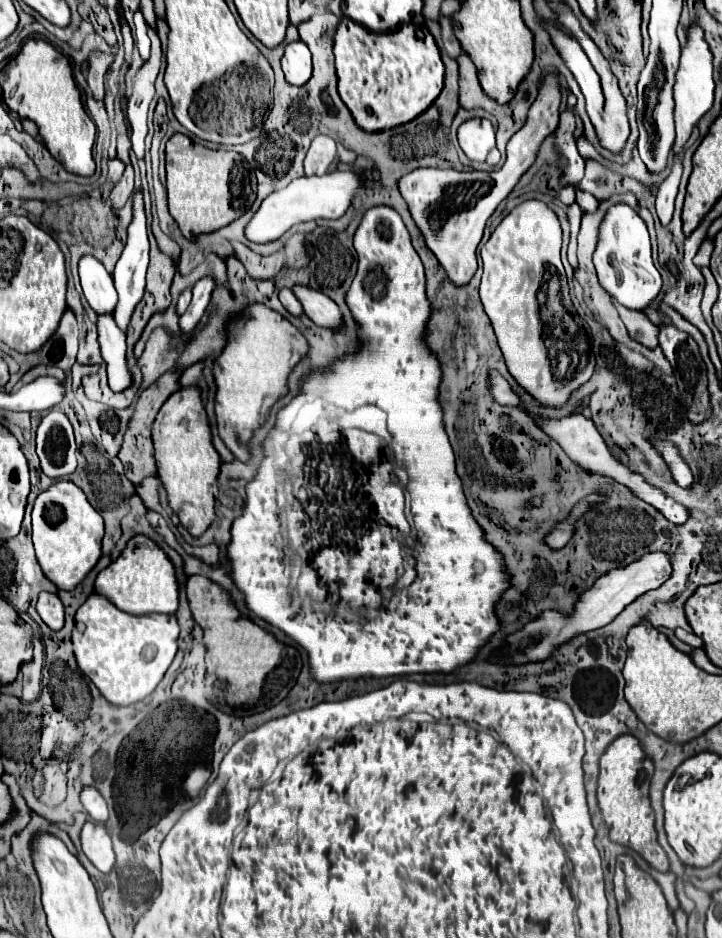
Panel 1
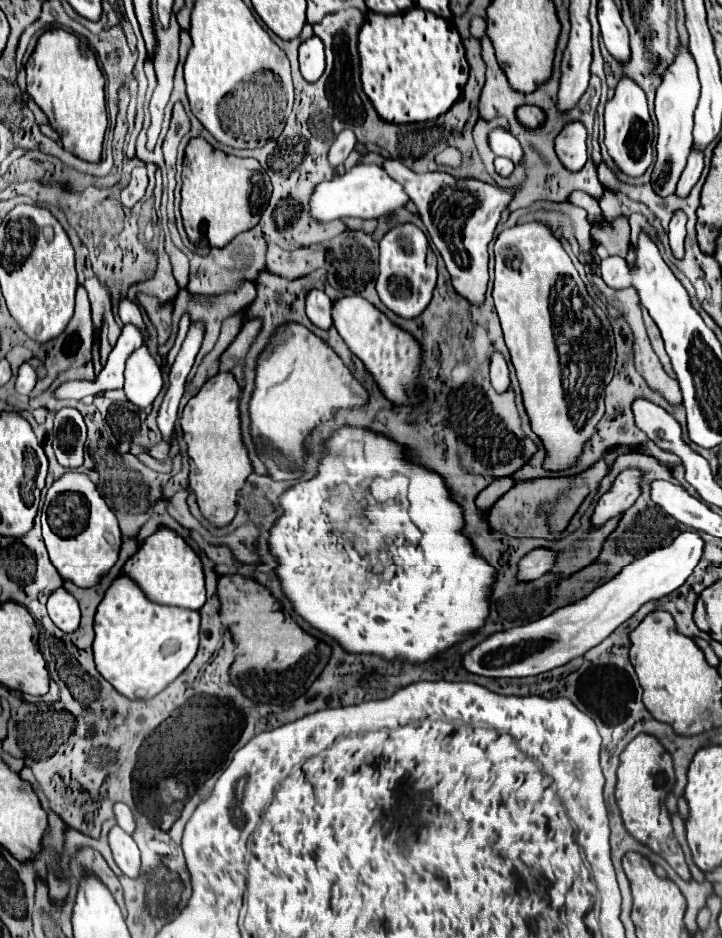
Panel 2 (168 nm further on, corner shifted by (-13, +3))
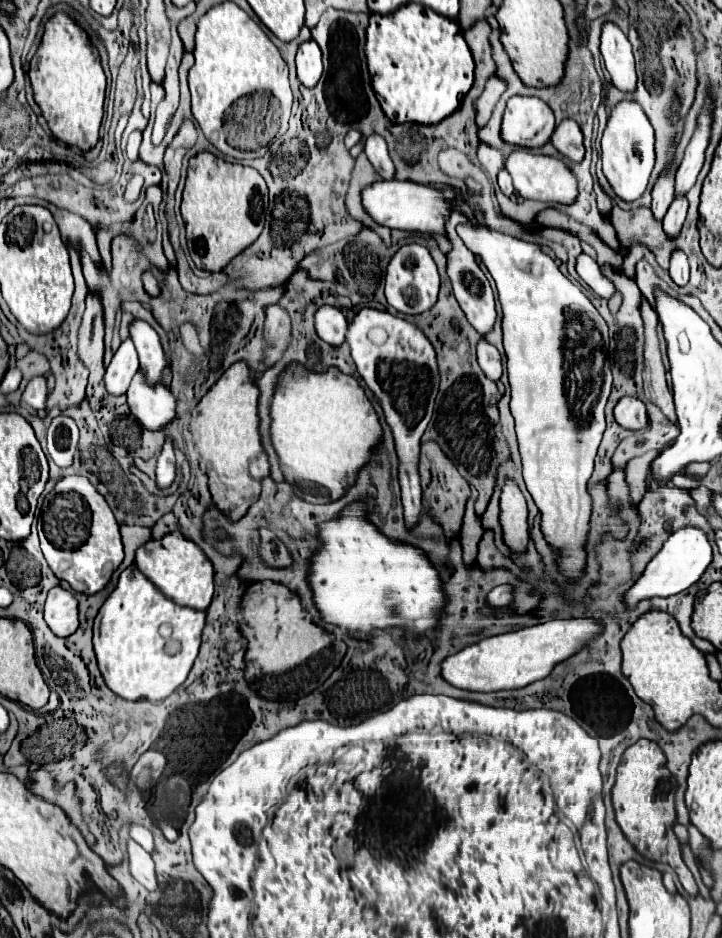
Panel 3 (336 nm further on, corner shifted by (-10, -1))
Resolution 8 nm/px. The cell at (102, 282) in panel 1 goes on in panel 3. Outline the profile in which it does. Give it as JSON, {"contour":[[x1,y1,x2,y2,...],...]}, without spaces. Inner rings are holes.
{"contour":[[134,320,130,326,132,340,136,344,138,356,140,356,140,370,146,376,148,384,162,384,162,374,168,368,168,360,164,354,164,348,160,344,160,336,156,330,142,322]]}

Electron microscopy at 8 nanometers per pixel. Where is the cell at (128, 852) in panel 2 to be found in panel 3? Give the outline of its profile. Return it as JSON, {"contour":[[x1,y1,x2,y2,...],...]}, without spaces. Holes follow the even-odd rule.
{"contour":[[130,840,128,842,128,856,130,856,130,872,132,872,132,876,142,886,146,886,148,890,156,890,158,888,158,880,156,880,154,860,152,860,150,852,146,852,140,844]]}

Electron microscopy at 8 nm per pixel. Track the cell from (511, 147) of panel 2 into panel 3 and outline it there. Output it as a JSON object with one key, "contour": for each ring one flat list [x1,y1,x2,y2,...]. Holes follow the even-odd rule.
{"contour":[[518,150,518,152,512,152,510,158,506,160,506,170,510,172,510,176,514,180,514,190,522,198,550,202,550,204,562,204,562,206,570,206,570,204,576,202,576,196,578,196,578,178,558,158,536,156,536,154]]}

